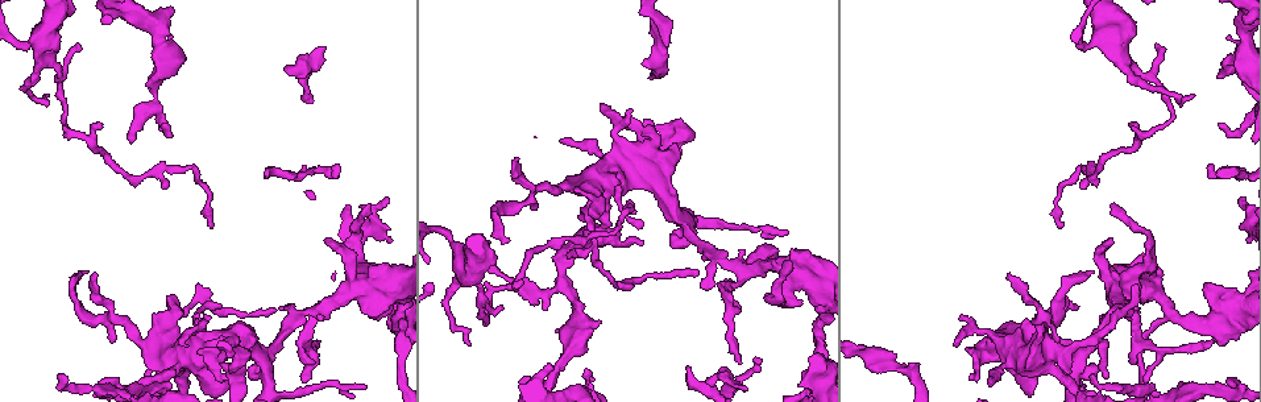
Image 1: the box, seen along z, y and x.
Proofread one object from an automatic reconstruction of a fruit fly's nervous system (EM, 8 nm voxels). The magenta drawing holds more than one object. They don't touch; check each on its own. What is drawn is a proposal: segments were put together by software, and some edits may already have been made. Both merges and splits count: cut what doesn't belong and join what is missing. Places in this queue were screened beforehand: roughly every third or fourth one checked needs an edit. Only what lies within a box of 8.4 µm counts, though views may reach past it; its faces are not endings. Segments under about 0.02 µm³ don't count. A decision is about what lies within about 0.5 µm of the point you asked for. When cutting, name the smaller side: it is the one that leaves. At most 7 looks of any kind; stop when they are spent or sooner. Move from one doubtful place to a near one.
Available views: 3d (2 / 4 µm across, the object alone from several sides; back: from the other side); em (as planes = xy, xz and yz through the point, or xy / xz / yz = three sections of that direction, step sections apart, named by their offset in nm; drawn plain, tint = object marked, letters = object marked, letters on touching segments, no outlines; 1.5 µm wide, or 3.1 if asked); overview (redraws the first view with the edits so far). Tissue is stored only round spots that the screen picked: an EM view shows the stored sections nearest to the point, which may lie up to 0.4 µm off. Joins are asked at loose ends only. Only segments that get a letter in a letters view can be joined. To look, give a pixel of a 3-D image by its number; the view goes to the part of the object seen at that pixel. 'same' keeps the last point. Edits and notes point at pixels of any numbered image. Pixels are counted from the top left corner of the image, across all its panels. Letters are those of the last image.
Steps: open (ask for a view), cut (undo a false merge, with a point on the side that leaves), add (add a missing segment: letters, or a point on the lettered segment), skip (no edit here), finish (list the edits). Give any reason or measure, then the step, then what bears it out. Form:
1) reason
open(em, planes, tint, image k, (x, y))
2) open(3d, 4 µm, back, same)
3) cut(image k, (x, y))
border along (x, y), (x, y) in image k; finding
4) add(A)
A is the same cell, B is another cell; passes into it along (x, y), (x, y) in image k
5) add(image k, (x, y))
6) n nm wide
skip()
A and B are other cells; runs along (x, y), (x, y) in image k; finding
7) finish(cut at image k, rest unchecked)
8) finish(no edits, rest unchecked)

thin end
open(em, planes, tint, image 1, (502, 306))

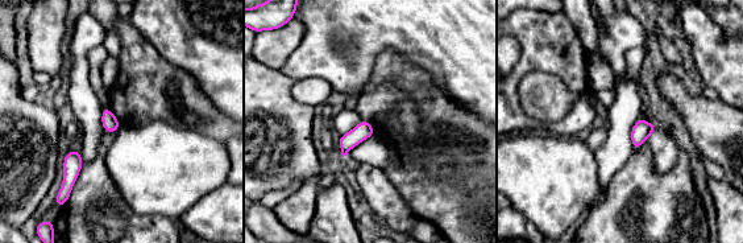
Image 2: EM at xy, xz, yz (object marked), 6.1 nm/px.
see the neighbours
open(em, planes, letters, same)

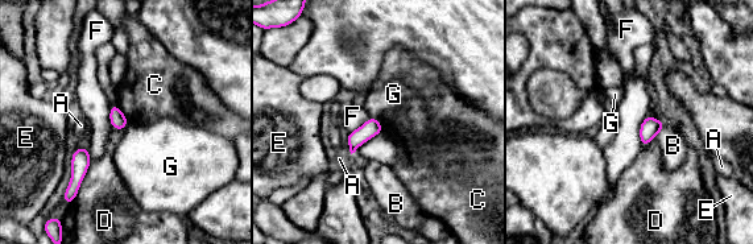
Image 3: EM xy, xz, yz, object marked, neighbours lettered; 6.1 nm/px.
skip()
A, B, C, D, E, F and G are other cells; none of them fits

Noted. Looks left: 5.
branch stops here
open(3d, 4 µm, image 1, (1219, 123))

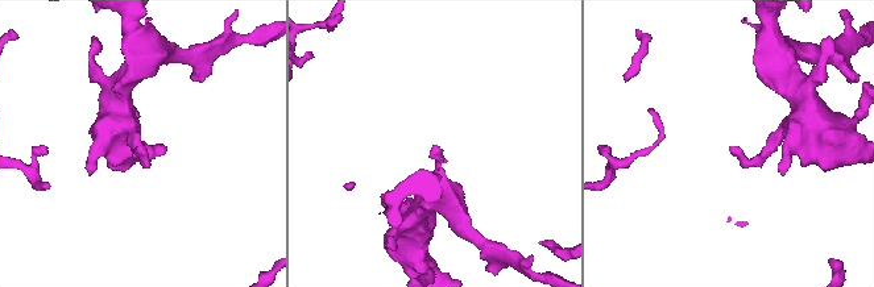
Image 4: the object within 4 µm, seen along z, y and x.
need the tissue
open(em, xy, step 4, letters, image 4, (435, 147))

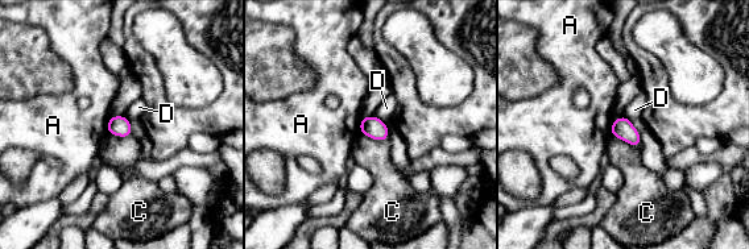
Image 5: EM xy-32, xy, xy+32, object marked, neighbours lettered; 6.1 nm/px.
open(em, planes, letters, same)

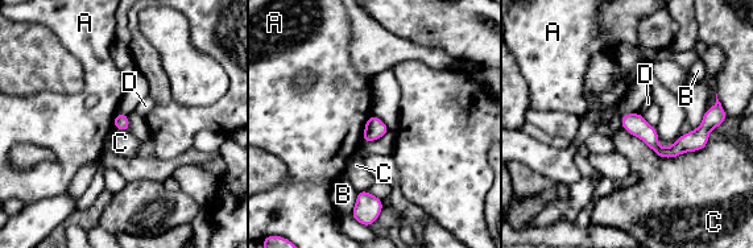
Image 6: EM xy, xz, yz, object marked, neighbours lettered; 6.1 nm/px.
skip()
A, B, C and D are other cells; border along (623, 128), (661, 157), (710, 141) in image 6; none of them fits

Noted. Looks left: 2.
finish(no edits, rest unchecked)

